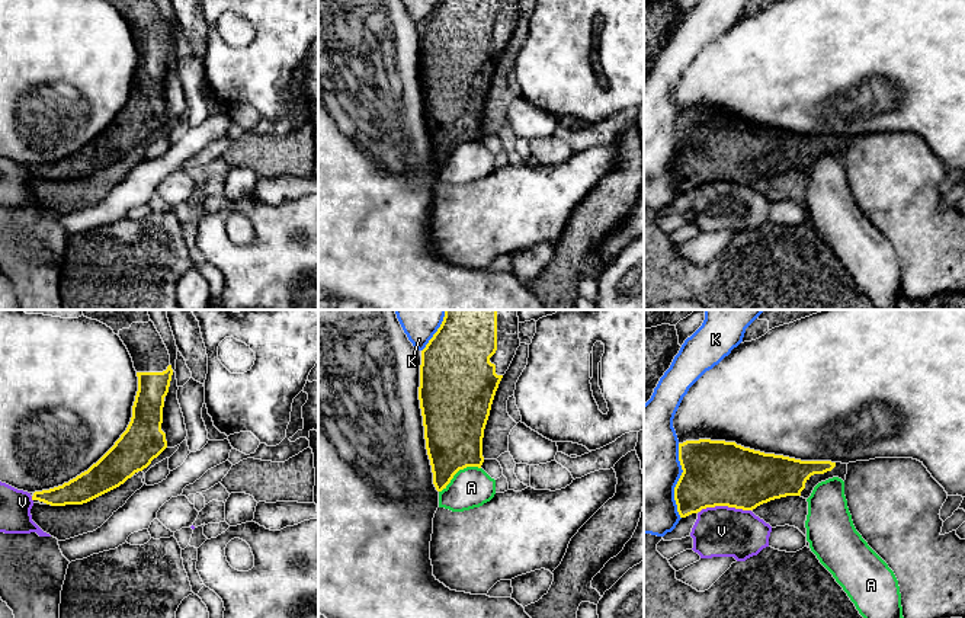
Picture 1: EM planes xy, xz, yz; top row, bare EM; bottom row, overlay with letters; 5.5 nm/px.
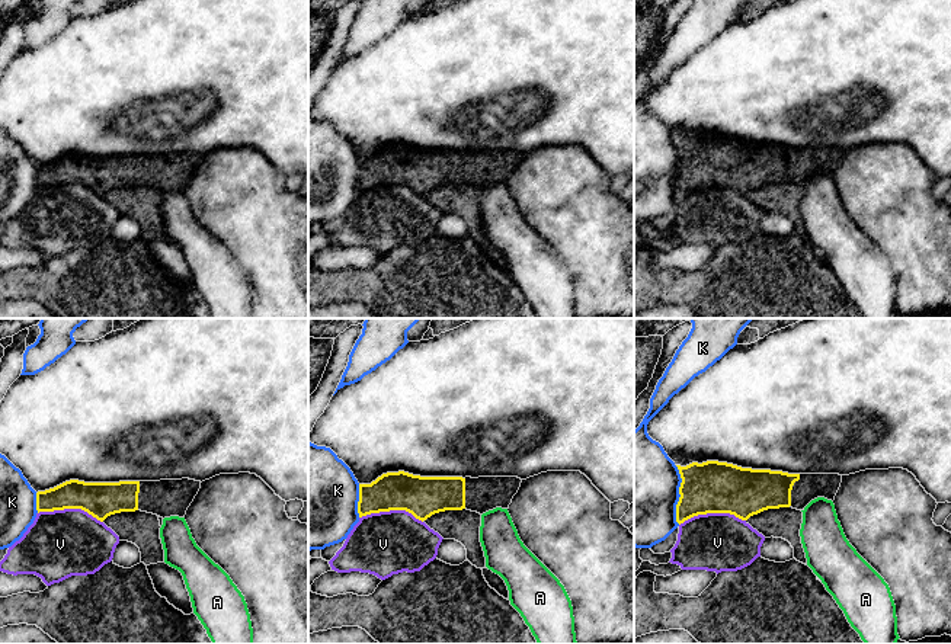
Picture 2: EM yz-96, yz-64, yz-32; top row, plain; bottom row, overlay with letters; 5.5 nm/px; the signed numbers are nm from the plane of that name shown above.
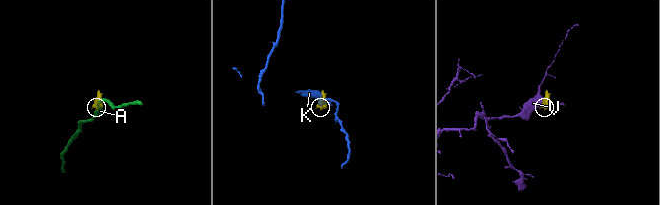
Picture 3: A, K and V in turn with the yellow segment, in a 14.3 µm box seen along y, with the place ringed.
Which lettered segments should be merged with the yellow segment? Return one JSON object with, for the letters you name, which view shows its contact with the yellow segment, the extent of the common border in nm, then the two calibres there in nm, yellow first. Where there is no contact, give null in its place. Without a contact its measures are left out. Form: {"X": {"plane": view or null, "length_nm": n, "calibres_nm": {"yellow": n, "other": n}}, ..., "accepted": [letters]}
{"accepted": []}

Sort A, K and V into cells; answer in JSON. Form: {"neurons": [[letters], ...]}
{"neurons": [["A"], ["K"], ["V"]]}

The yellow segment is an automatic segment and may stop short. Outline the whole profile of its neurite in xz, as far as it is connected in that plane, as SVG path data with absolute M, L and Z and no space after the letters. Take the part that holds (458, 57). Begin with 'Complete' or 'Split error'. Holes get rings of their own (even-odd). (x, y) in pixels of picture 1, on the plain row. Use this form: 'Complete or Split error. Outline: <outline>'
Split error. Outline: M440 0L421 25L419 74L437 166L446 163L459 144L481 143L491 79L519 20L519 0Z

